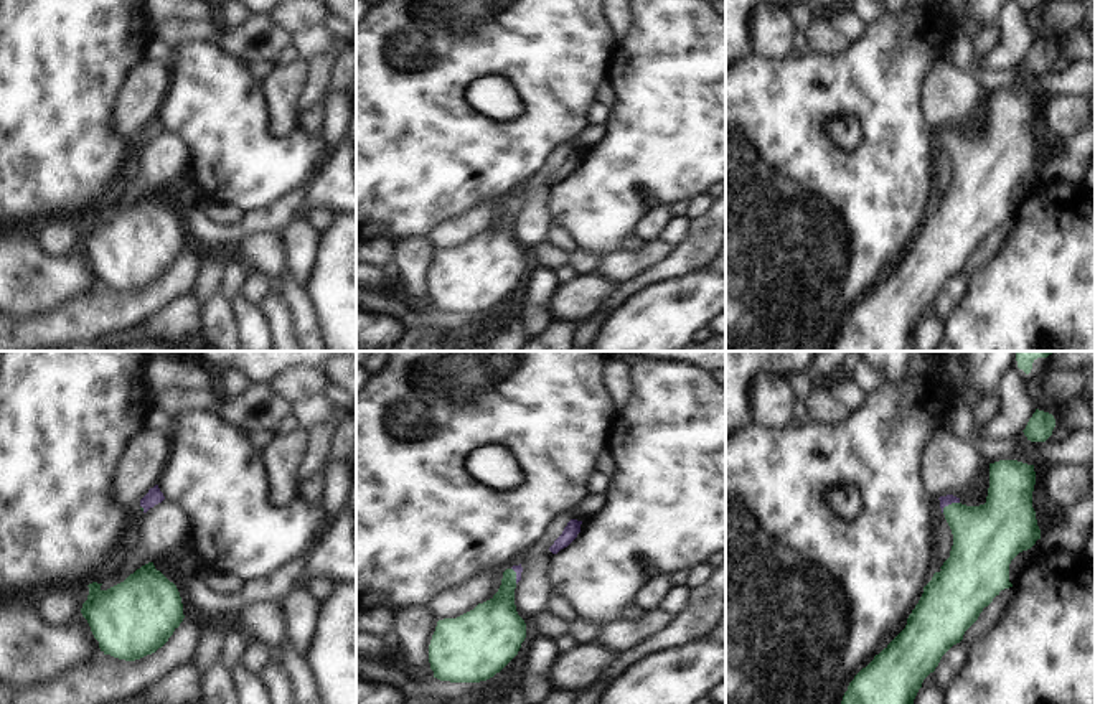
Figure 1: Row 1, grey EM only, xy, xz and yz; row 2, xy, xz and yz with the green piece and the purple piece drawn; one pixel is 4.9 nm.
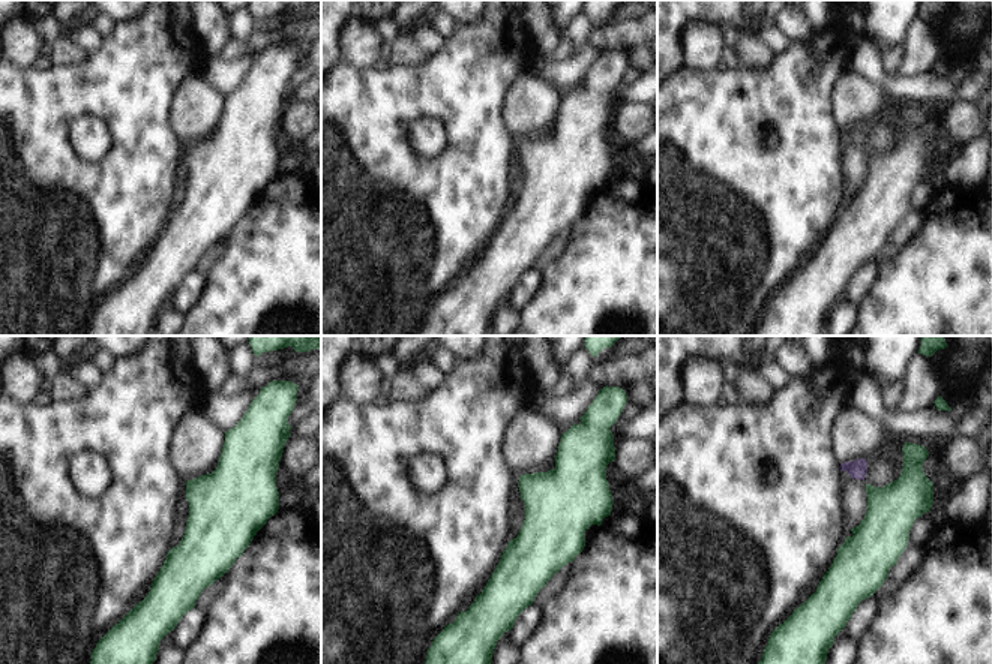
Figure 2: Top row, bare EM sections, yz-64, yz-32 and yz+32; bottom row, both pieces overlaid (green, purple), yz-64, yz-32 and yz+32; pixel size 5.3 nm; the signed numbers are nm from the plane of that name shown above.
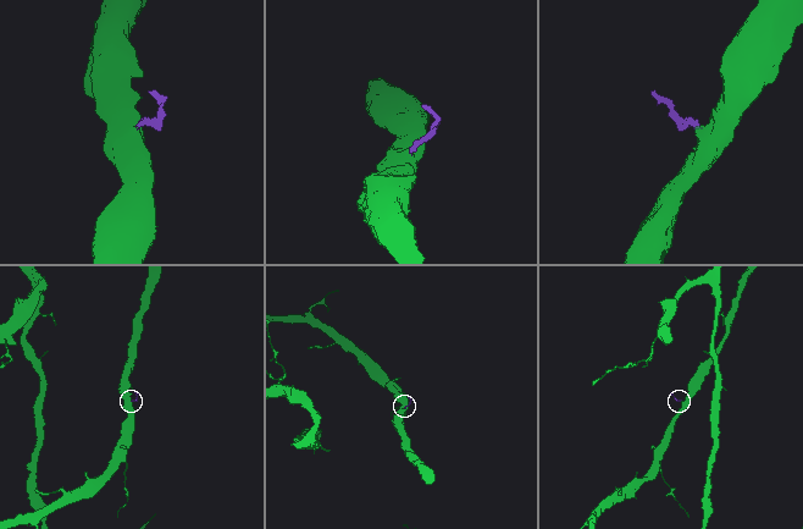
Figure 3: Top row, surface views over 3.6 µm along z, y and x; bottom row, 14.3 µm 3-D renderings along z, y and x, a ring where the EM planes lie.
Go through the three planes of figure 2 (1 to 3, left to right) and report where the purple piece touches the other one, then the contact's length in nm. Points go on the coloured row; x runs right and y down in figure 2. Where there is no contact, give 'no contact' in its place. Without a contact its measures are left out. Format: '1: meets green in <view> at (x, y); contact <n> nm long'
1: no contact
2: no contact
3: no contact

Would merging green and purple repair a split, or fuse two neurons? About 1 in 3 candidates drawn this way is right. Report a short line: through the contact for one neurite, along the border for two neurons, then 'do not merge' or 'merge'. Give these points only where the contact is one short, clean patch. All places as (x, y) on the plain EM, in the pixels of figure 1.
line yz (986, 168), (949, 136), (947, 131); merge

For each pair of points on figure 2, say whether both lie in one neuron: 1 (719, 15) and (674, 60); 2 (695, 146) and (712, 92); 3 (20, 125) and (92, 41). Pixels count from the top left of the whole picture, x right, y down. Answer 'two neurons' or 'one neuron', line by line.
1: one neuron
2: one neuron
3: two neurons

